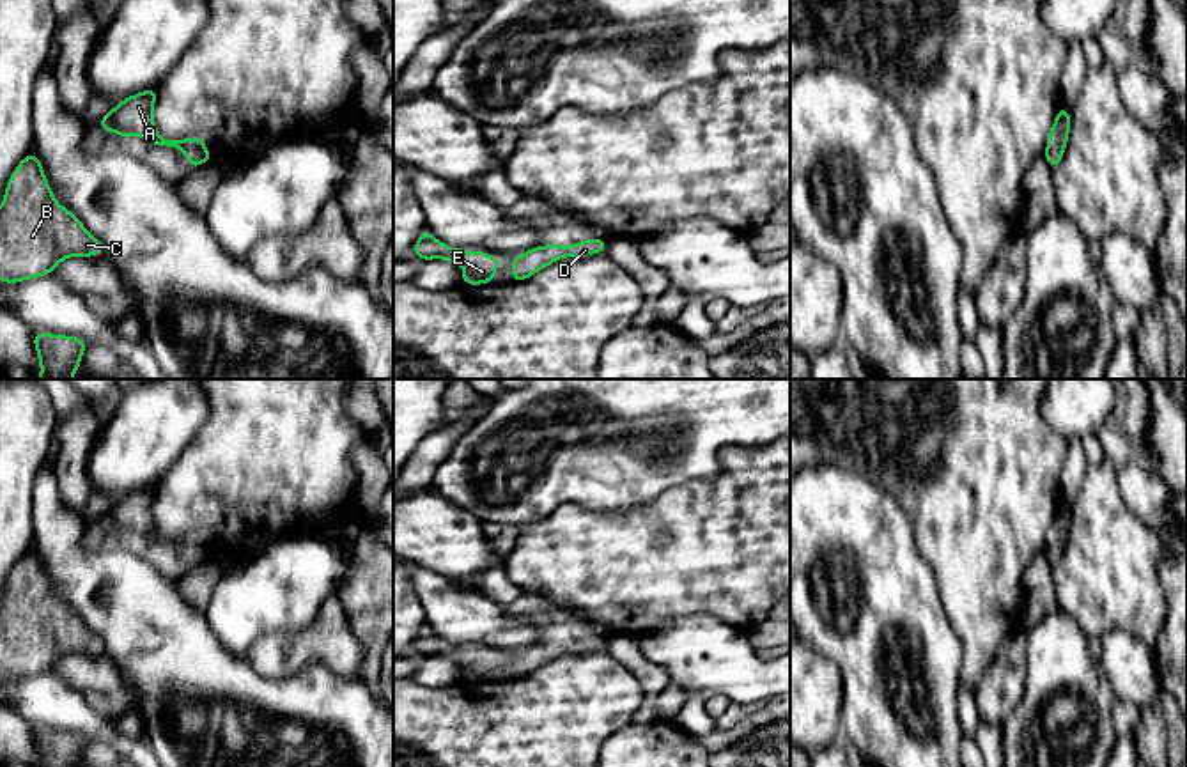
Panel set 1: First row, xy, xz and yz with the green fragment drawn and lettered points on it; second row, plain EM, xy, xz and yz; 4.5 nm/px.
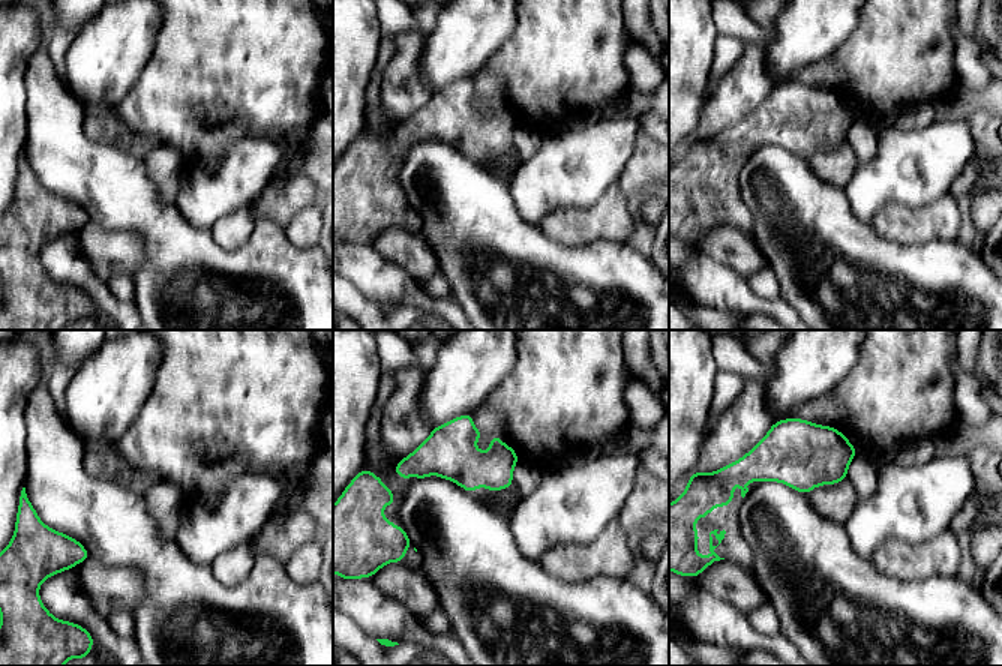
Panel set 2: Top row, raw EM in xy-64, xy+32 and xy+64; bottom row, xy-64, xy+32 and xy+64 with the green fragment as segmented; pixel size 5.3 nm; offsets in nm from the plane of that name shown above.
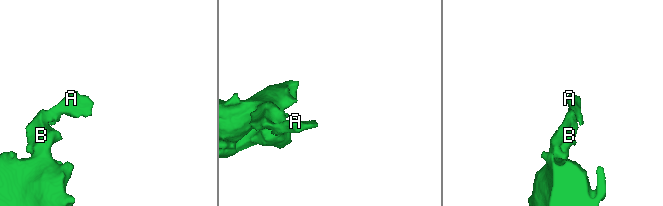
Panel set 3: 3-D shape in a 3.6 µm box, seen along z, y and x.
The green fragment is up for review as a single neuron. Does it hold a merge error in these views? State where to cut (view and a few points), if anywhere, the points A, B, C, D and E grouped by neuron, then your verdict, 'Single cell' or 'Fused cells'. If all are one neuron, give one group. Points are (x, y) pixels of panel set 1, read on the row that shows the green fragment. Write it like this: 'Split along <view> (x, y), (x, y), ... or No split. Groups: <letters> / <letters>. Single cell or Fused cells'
No split. Groups: A B C D E. Single cell

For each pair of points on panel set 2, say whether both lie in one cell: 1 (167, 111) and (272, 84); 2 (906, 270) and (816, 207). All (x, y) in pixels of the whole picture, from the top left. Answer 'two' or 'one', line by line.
1: one
2: one

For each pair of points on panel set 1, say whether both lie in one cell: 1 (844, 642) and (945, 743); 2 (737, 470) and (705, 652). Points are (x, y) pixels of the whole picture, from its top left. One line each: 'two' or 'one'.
1: one
2: two

